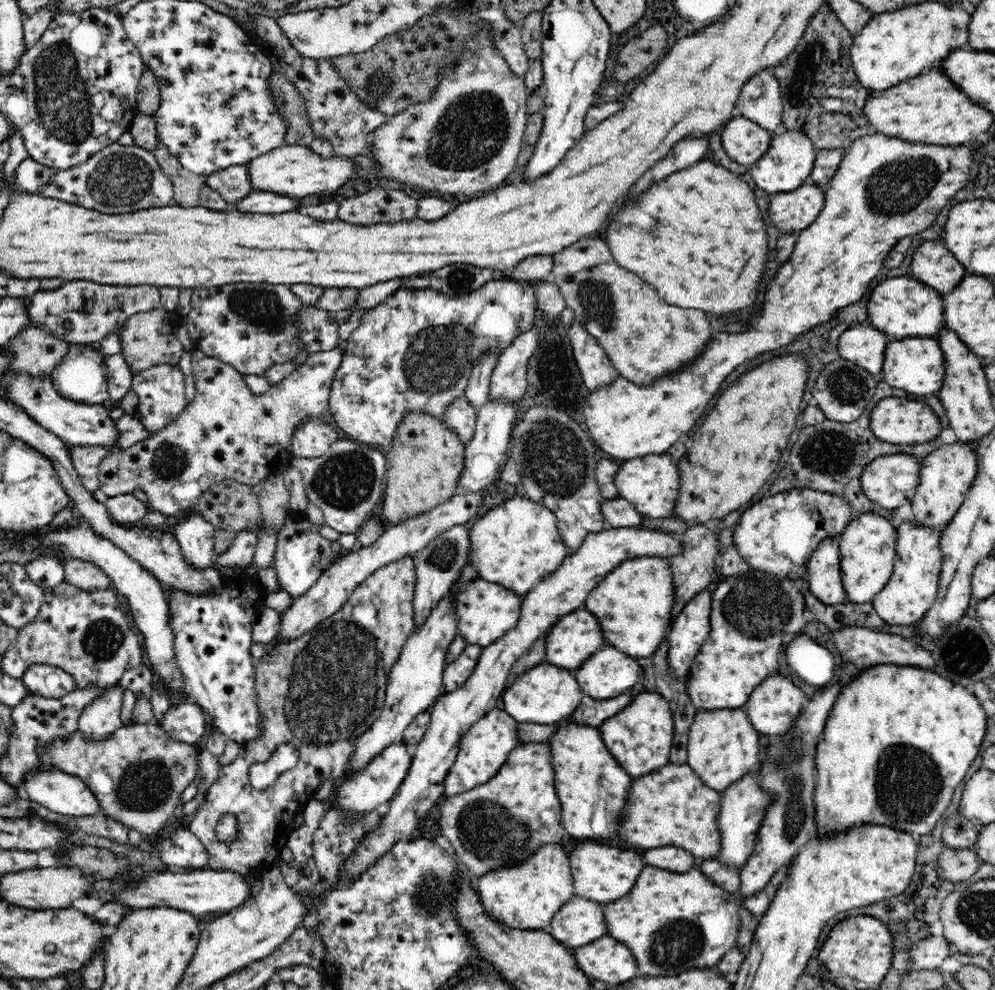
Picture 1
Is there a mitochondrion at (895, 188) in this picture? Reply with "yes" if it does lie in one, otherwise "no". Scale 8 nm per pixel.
yes

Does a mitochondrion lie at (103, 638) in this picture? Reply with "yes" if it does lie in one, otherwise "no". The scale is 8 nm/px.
yes

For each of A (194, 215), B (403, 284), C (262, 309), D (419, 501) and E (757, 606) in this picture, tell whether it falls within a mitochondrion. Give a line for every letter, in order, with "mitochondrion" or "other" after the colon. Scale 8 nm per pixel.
A: other
B: other
C: mitochondrion
D: other
E: mitochondrion

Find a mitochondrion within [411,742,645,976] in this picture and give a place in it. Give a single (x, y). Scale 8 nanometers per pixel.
(490, 832)

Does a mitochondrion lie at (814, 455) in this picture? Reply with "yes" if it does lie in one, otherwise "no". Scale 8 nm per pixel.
yes

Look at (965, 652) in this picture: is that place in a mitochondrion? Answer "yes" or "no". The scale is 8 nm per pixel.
yes

